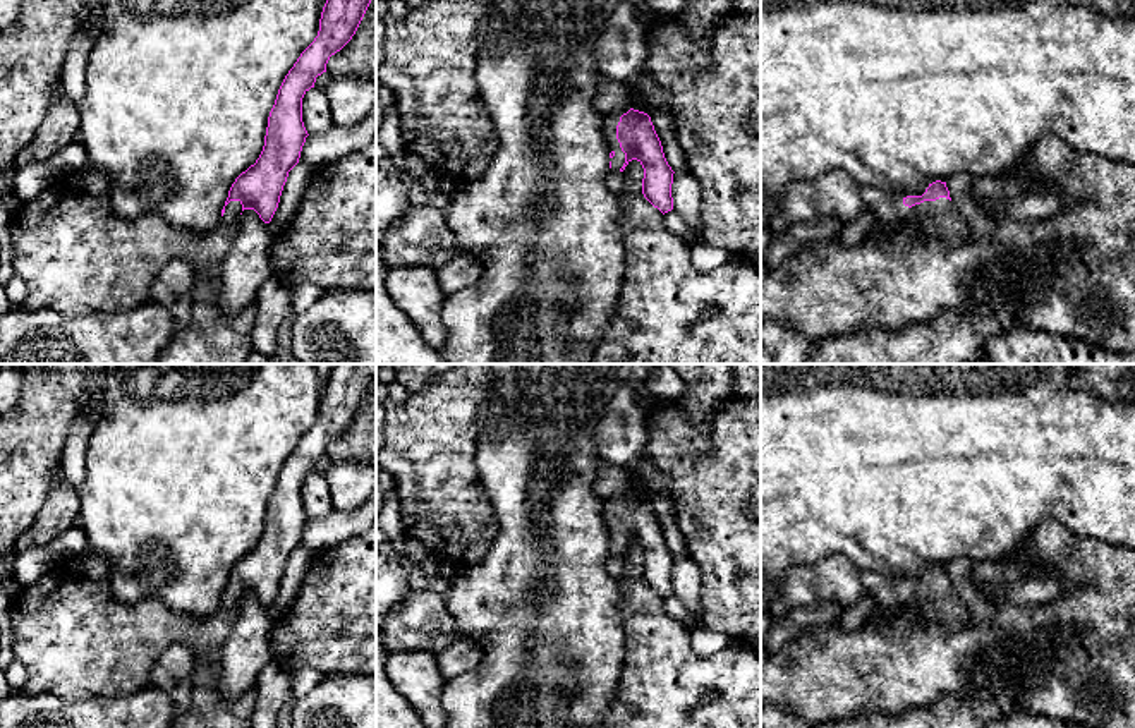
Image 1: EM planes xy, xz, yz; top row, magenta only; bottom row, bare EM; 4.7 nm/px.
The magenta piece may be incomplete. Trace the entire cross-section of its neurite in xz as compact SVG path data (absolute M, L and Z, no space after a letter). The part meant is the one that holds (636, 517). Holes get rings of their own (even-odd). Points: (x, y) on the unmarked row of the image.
M601 464L594 481L596 494L610 505L620 505L613 517L610 553L623 556L637 544L644 553L642 579L663 599L673 594L673 555L668 549L651 501L632 493L627 469Z

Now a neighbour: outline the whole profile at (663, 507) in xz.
M628 470L632 481L632 493L644 496L651 501L654 515L661 525L665 543L673 556L689 556L687 539L682 534L675 513L673 501L668 496L656 494L649 486L632 470Z

